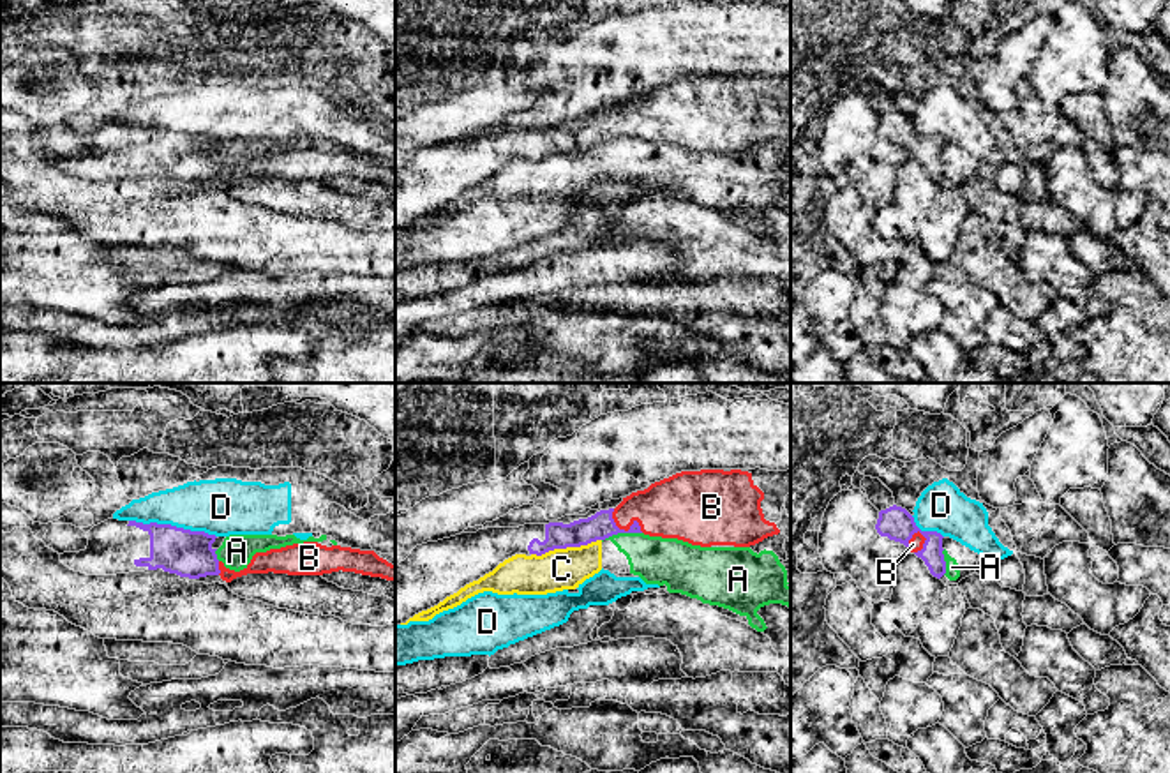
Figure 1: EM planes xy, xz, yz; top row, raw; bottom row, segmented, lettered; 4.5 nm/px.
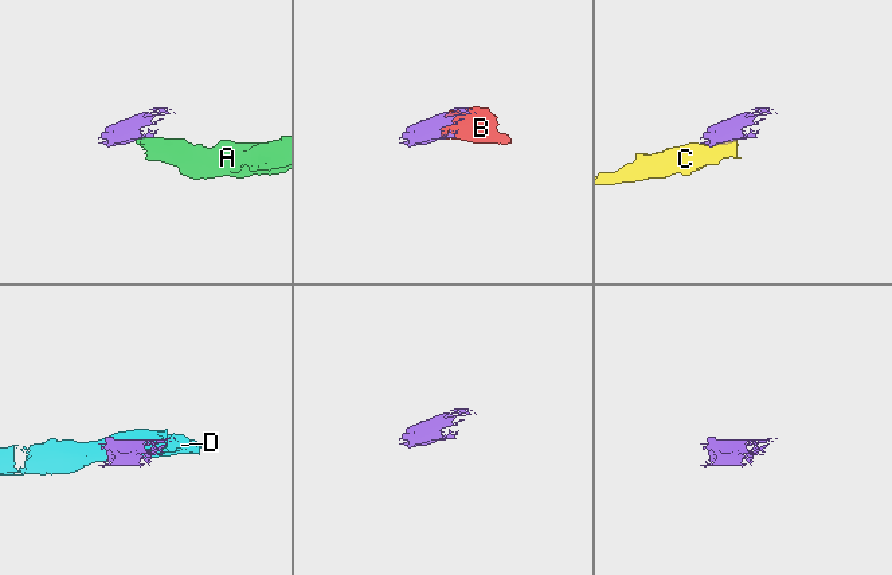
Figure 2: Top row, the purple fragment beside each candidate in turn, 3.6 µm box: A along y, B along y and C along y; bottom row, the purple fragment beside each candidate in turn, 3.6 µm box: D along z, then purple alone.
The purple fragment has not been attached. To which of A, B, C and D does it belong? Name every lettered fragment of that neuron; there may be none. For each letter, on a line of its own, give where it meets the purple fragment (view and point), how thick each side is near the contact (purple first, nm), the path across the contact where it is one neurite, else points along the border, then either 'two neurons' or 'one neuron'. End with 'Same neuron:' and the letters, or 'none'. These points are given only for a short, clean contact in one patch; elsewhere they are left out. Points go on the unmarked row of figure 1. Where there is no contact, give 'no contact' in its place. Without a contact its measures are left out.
A: xz (622, 136) | 120/220 nm | along xz (641, 136), (618, 136), (602, 145) | two neurons
B: xz (623, 135) | 120/280 nm | one neuron
C: xz (565, 152) | 120/190 nm | along xz (600, 143), (590, 149), (554, 152), (532, 159) | two neurons
D: xy (173, 131) | 220/260 nm | two neurons
Same neuron: B

